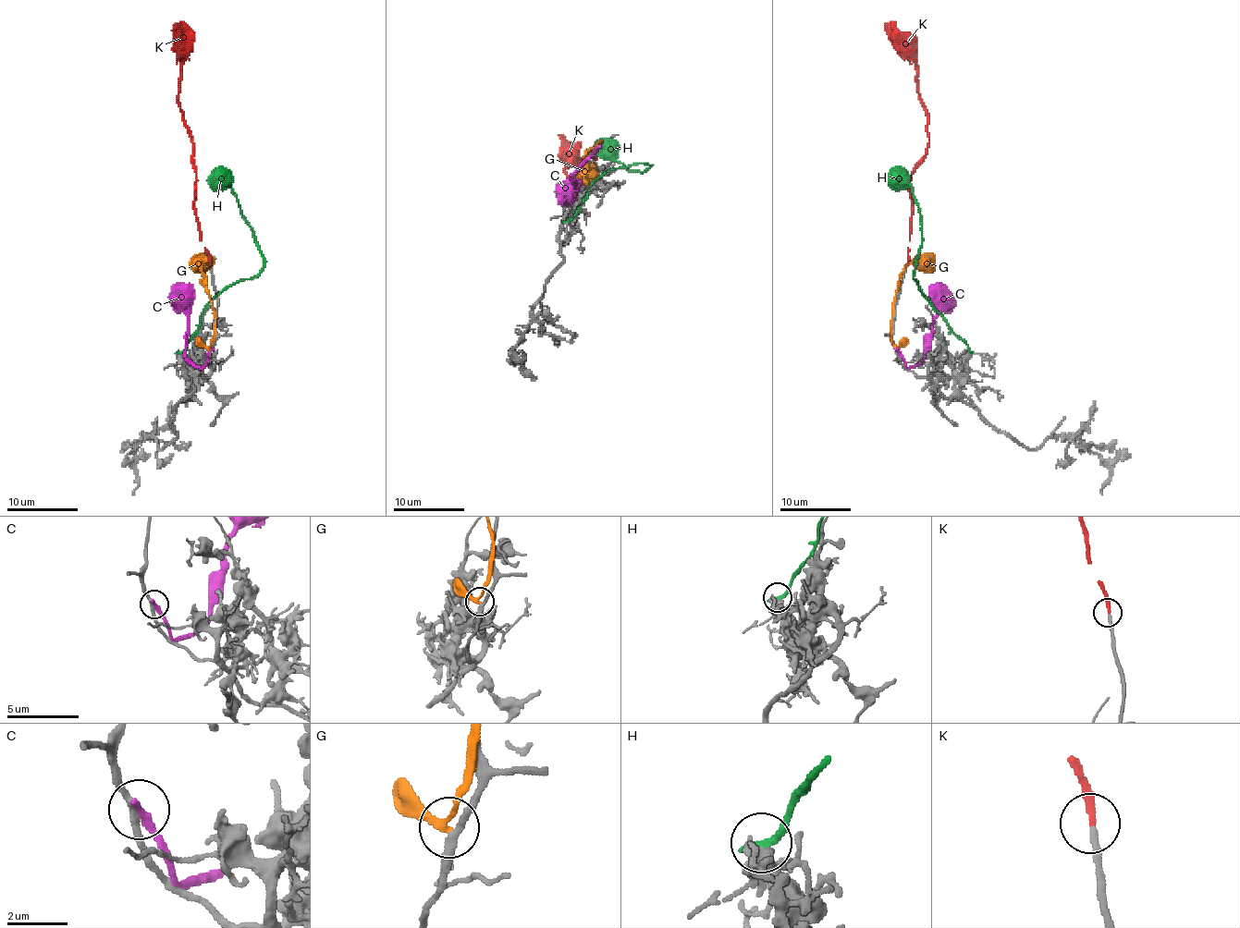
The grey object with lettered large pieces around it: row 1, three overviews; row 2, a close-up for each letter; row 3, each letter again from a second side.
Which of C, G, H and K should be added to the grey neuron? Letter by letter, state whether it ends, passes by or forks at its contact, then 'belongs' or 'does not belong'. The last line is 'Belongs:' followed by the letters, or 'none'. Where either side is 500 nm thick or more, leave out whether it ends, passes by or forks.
C: it ends; does not belong
G: it passes by; does not belong
H: it ends; does not belong
K: it ends; belongs
Belongs: K

